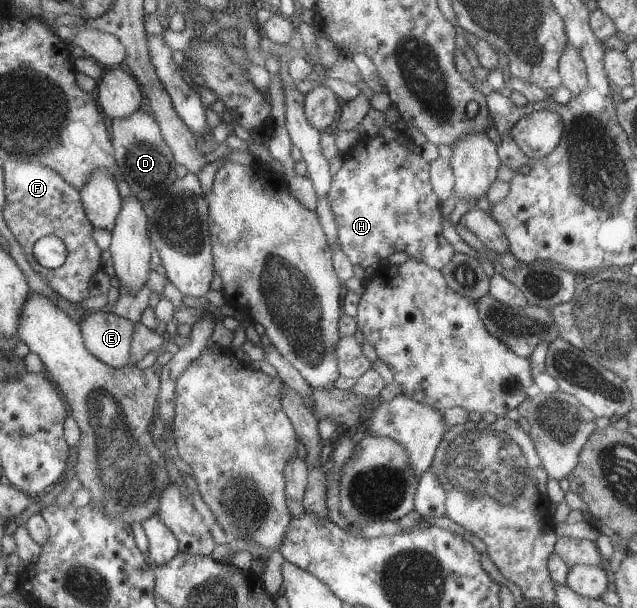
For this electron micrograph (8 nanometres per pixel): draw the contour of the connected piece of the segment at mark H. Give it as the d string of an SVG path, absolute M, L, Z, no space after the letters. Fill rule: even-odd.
M380 134L363 137L342 154L343 163L334 175L328 202L337 225L338 247L354 266L375 266L395 252L403 252L414 261L441 270L453 258L454 250L442 235L443 217L439 212L440 202L430 185L429 165L421 155L407 151L398 141L385 141Z

